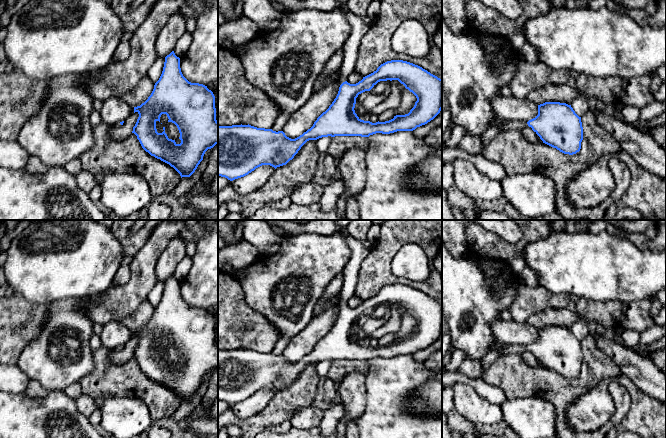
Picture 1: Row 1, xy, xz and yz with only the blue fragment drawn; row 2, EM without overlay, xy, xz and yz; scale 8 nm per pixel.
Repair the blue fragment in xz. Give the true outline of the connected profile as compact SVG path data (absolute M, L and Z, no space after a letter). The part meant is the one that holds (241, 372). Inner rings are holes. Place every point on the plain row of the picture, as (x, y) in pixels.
M347 235L347 243L351 250L351 257L343 269L343 286L339 294L339 315L329 332L317 342L310 353L295 363L287 361L283 355L276 356L272 353L257 352L249 348L218 350L218 400L233 405L248 399L262 389L270 389L276 393L292 384L309 364L328 360L369 361L376 357L390 358L397 355L413 355L417 351L427 348L440 337L442 334L442 303L413 287L403 284L387 285L356 308L350 308L346 305L347 301L355 296L361 264L369 255L373 245L368 240L359 241L349 235ZM387 304L398 304L412 316L417 322L414 331L408 338L396 339L393 343L385 346L372 347L361 344L354 334L356 322L359 318L370 315L378 306Z

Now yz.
M545 326L538 329L538 339L528 346L506 345L495 340L490 350L498 350L502 355L521 354L529 350L543 367L564 378L573 379L580 375L583 351L571 329L560 326Z

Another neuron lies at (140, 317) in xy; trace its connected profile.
M146 299L131 315L120 319L118 322L122 323L132 331L140 330L151 319L154 309L155 307Z

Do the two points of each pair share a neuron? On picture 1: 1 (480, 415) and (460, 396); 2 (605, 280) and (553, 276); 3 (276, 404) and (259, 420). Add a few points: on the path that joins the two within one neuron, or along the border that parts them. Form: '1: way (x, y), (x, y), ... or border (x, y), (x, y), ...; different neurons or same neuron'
1: way (475, 410), (465, 400); same neuron
2: way (592, 276), (566, 276); same neuron
3: way (272, 408), (263, 417); same neuron

